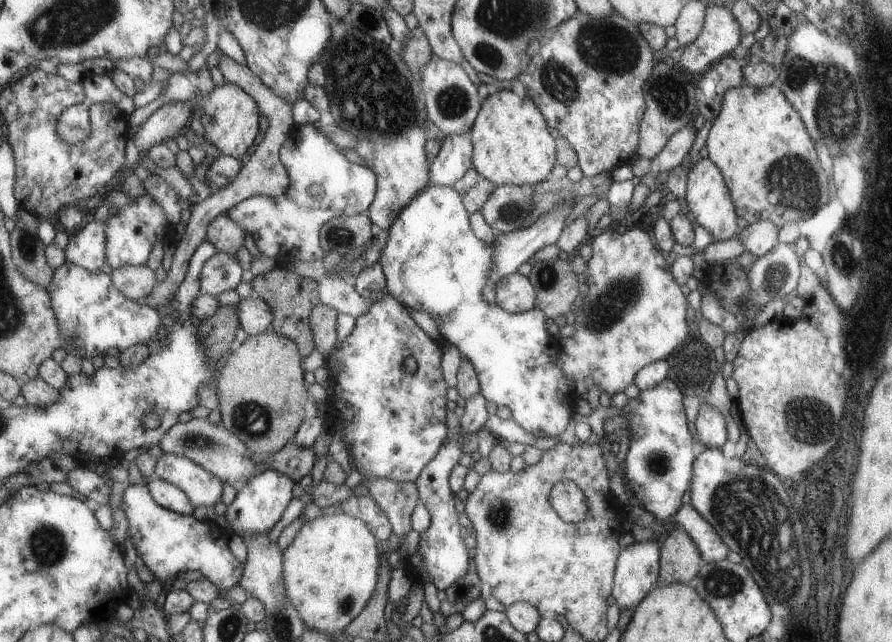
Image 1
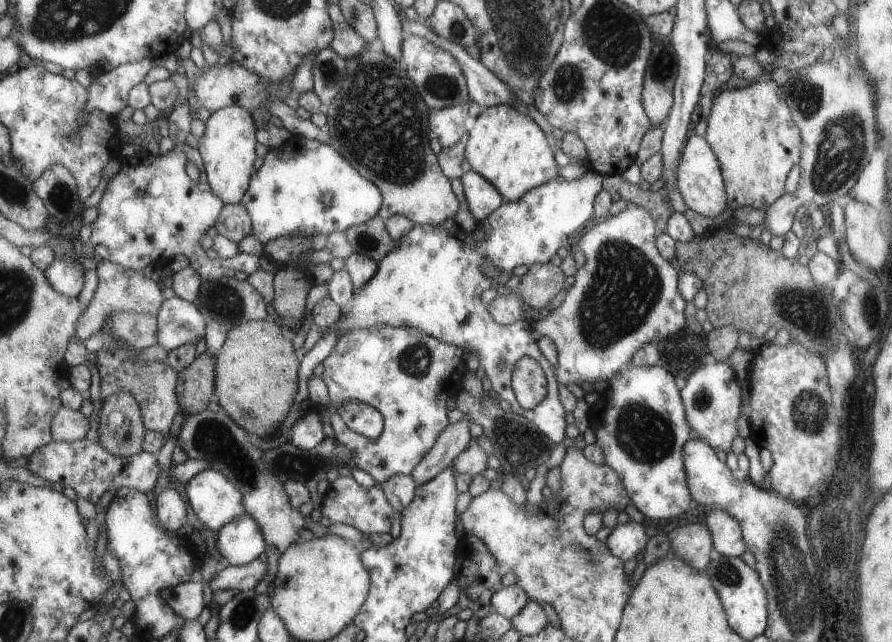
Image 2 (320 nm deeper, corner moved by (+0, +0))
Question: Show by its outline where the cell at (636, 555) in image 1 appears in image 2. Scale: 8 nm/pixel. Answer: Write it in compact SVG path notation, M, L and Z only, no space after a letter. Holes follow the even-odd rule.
M627 521L624 524L615 525L605 540L609 552L622 562L635 556L647 542L644 526Z

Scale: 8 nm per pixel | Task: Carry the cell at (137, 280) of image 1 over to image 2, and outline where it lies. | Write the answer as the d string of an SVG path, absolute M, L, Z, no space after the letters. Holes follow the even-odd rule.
M101 262L99 266L97 289L89 303L89 308L80 318L76 336L82 341L87 340L97 330L103 330L105 316L120 311L131 311L146 315L157 315L164 304L163 292L156 281L147 278L143 271L129 270L114 262Z

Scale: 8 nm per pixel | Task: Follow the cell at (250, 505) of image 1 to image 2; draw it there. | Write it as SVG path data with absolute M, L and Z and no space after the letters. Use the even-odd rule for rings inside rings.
M249 512L217 532L218 552L231 565L246 565L265 554L264 530Z

